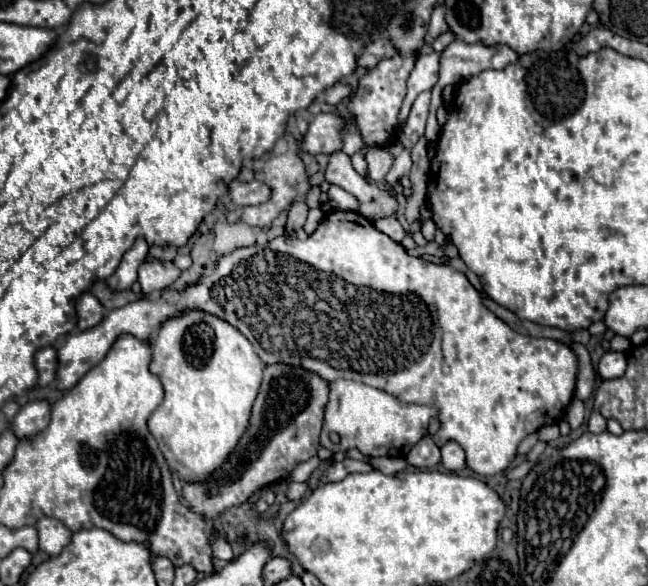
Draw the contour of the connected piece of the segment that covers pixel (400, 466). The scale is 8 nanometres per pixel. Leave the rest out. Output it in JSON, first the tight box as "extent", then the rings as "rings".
{"extent":[368,457,406,475],"rings":[[[370,457],[368,463],[376,471],[382,471],[386,475],[394,475],[394,473],[400,473],[406,469],[406,461],[400,457]]]}

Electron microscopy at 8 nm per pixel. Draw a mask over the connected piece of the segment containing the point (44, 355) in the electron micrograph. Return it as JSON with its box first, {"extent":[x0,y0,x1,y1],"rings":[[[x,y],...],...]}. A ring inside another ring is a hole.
{"extent":[34,347,56,387],"rings":[[[54,347],[38,349],[38,353],[34,353],[34,367],[38,371],[40,387],[46,387],[48,383],[52,383],[56,375],[56,349]]]}

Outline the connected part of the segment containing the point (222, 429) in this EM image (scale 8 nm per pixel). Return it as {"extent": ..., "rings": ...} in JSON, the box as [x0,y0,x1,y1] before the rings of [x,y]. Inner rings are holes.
{"extent":[150,309,264,481],"rings":[[[198,309],[186,313],[180,311],[178,315],[162,321],[154,337],[154,361],[150,369],[162,379],[166,395],[150,415],[150,433],[156,437],[170,469],[176,469],[182,481],[190,481],[190,477],[206,477],[206,473],[212,473],[214,469],[218,469],[218,465],[222,465],[222,461],[226,461],[226,453],[234,449],[238,437],[242,437],[242,433],[246,431],[250,409],[262,383],[264,363],[256,355],[252,343],[234,325]]]}

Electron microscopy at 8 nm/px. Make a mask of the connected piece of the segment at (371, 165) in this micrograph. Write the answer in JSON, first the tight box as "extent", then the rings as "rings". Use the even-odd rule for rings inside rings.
{"extent":[366,147,394,177],"rings":[[[372,147],[366,155],[368,161],[368,175],[372,177],[386,177],[386,173],[394,165],[394,157],[384,147]]]}

